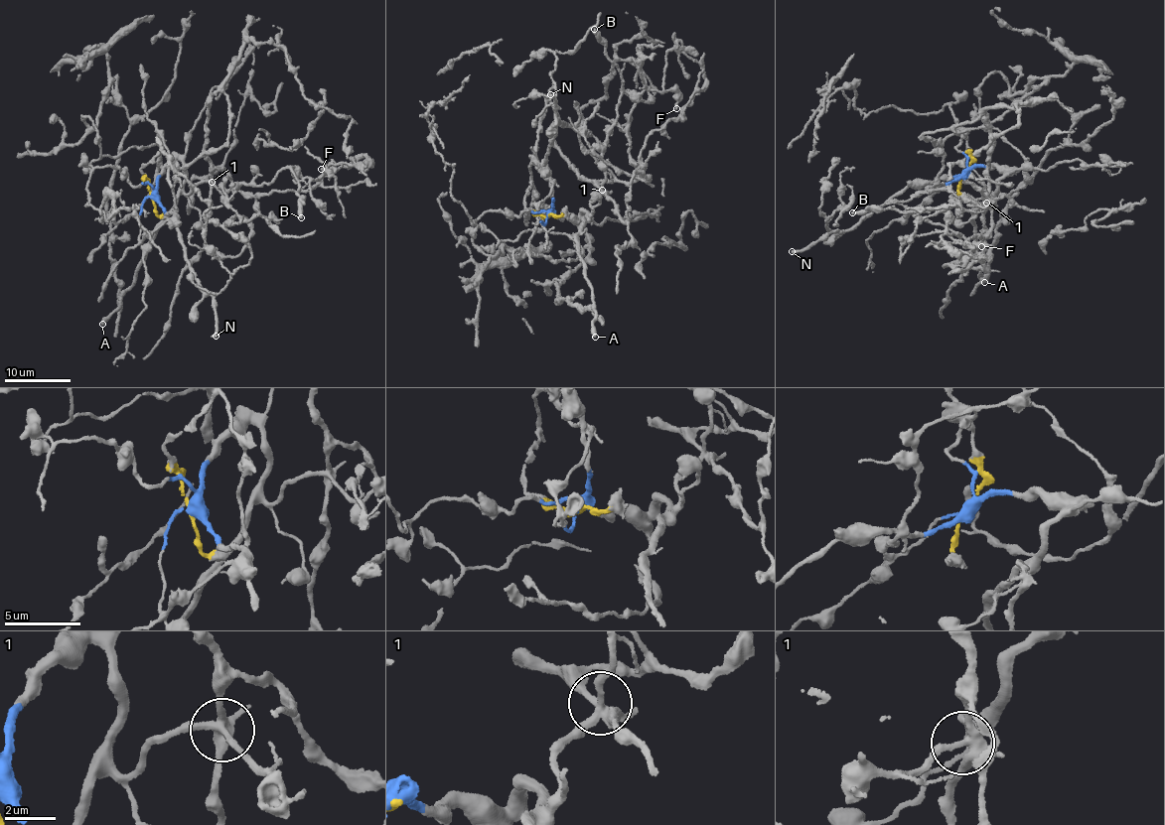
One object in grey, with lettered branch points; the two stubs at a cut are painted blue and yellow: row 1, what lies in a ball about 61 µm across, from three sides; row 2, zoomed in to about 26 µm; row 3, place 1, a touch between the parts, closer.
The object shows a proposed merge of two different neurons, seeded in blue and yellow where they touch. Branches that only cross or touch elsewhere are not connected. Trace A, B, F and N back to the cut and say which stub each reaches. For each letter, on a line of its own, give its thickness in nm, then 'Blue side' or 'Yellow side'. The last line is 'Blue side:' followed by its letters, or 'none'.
A: Thickness 440 nm. Blue side
B: Thickness 320 nm. Blue side
F: Thickness 220 nm. Blue side
N: Thickness 320 nm. Blue side
Blue side: A, B, F, N

